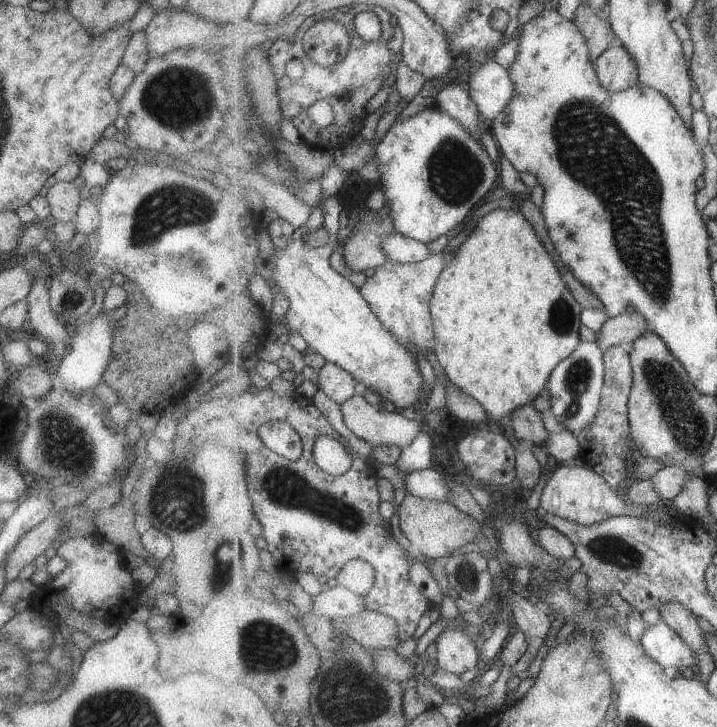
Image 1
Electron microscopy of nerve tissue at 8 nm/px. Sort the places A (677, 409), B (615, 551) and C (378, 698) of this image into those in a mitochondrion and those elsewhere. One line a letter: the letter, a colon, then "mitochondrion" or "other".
A: mitochondrion
B: mitochondrion
C: mitochondrion

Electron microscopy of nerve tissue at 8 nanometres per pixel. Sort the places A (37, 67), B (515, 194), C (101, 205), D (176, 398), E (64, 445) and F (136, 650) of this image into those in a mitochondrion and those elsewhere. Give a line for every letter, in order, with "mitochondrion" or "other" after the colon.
A: other
B: other
C: other
D: other
E: mitochondrion
F: other

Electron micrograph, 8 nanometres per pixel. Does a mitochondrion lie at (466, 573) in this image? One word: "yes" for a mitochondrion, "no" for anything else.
yes

